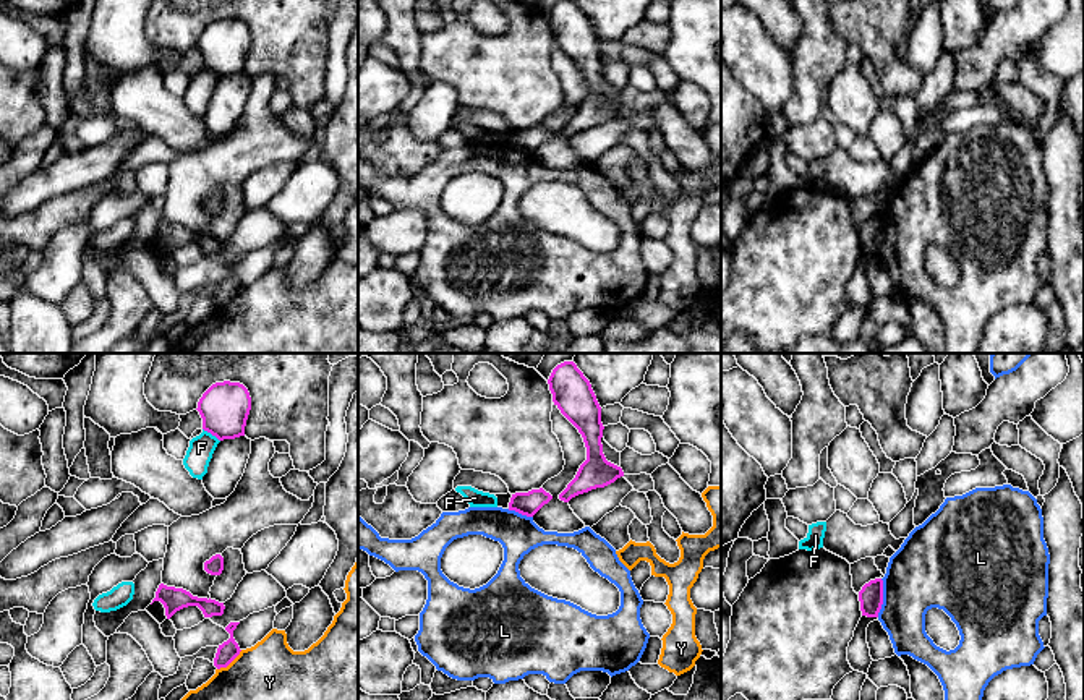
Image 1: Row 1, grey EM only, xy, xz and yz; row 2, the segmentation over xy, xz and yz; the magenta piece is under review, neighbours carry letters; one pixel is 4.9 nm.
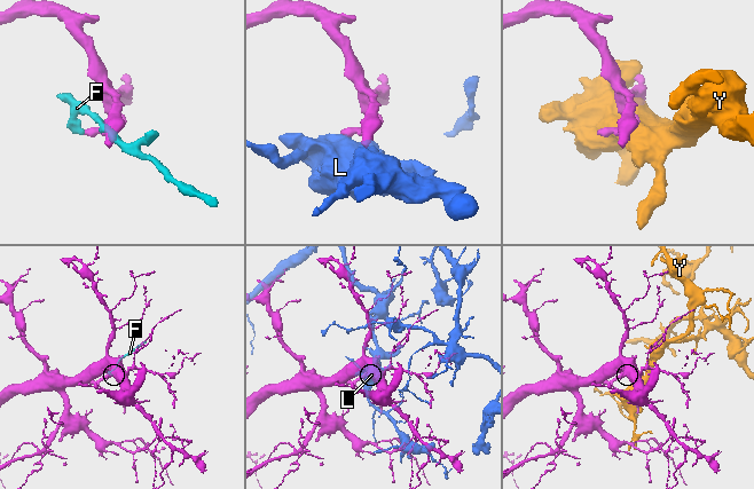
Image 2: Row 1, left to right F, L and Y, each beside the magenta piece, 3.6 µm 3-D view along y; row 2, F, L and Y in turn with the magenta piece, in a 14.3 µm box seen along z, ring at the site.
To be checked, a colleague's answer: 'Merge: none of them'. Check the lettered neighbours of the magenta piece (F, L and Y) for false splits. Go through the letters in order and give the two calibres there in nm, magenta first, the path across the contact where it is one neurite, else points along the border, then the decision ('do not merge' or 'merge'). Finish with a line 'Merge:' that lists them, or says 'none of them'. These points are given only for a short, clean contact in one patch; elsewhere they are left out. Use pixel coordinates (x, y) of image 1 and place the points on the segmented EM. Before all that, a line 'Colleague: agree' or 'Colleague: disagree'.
Colleague: agree
F: 240/130 nm | do not merge
L: 120/360 nm | do not merge
Y: 100/300 nm | do not merge
Merge: none of them

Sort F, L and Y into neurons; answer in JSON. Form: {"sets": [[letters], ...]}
{"sets": [["F"], ["L"], ["Y"]]}

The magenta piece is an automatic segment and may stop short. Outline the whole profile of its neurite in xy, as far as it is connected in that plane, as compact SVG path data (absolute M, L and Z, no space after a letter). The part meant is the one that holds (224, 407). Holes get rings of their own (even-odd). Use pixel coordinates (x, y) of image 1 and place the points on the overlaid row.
M216 382L199 399L196 408L203 418L203 429L219 441L245 436L251 410L248 389L240 382Z

